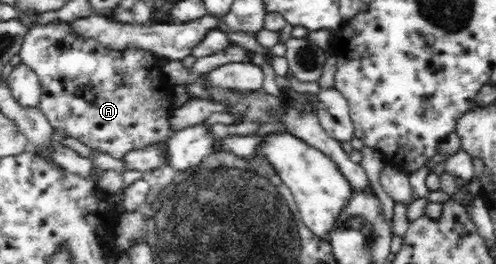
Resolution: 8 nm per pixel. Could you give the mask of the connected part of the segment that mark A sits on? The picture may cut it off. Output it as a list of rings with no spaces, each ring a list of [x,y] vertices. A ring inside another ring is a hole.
[[[55,20],[28,29],[18,53],[40,79],[43,96],[38,107],[49,119],[50,125],[56,127],[56,133],[68,132],[70,137],[80,140],[96,153],[106,153],[114,159],[122,160],[130,152],[164,140],[173,133],[169,123],[176,108],[175,86],[166,79],[166,72],[162,71],[162,66],[150,50],[134,44],[110,48],[98,36],[86,36],[73,21]]]

